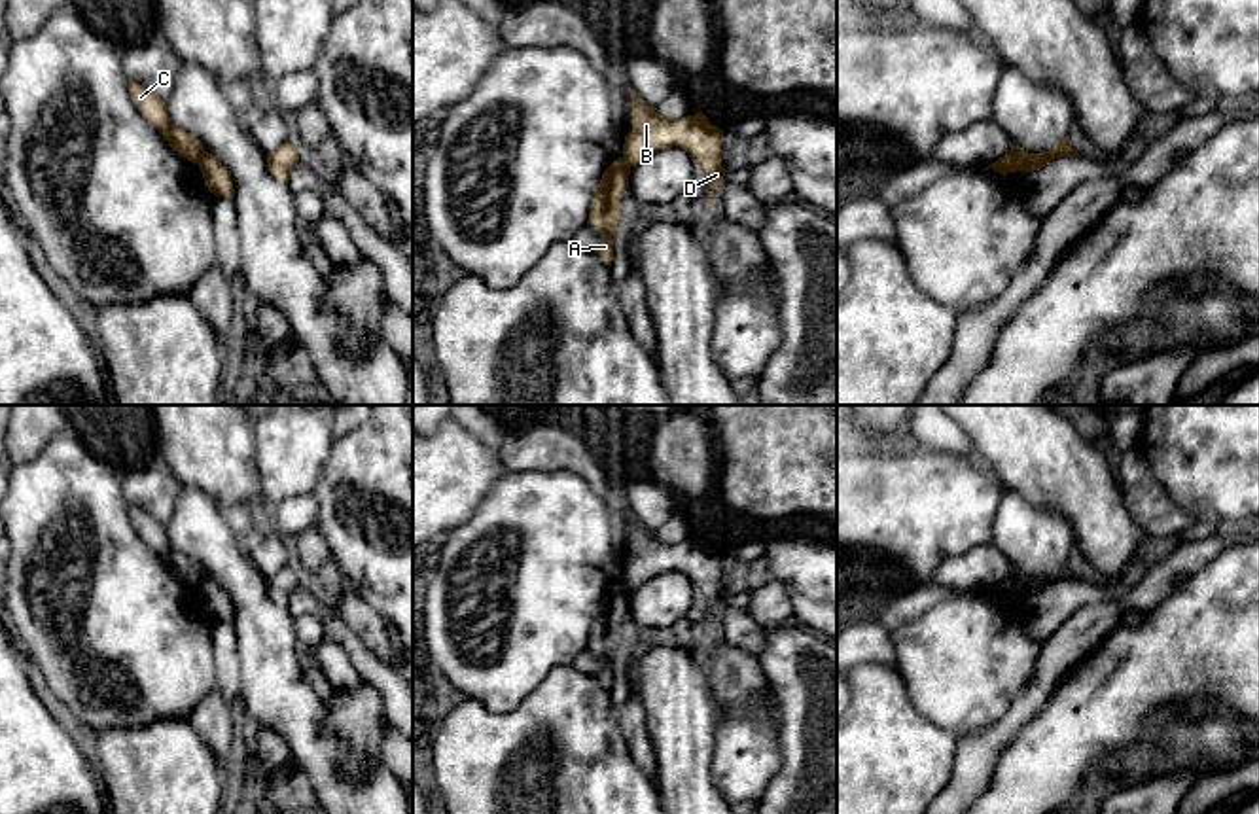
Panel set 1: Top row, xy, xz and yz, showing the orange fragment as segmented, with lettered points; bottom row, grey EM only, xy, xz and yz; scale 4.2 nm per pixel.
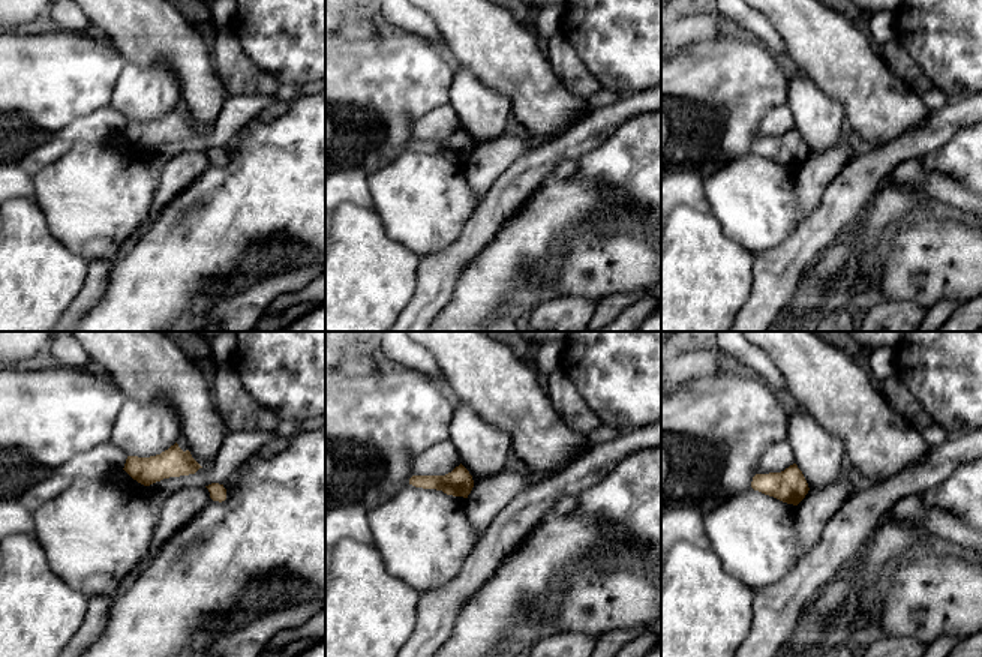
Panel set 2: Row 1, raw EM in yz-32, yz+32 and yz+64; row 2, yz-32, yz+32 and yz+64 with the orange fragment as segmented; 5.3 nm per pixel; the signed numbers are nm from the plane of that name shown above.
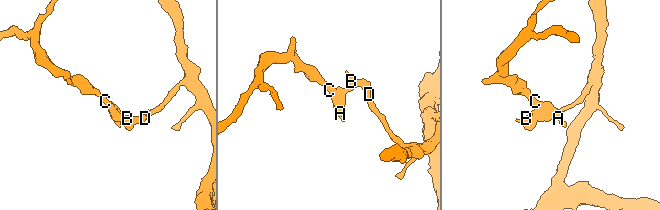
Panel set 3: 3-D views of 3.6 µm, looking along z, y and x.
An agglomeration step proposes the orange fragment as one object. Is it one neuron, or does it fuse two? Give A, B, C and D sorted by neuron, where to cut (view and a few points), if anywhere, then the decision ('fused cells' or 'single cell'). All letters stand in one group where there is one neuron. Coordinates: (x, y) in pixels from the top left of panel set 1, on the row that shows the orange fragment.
A C / B D | yz (1010, 152), (1019, 169) | fused cells

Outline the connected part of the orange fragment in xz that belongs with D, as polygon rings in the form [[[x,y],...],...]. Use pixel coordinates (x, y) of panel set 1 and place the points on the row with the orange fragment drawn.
[[[630,87],[632,131],[625,136],[623,159],[629,167],[644,161],[659,150],[680,146],[697,168],[704,170],[710,184],[710,204],[716,208],[718,186],[725,172],[721,168],[723,129],[712,125],[702,112],[683,119],[663,119]]]

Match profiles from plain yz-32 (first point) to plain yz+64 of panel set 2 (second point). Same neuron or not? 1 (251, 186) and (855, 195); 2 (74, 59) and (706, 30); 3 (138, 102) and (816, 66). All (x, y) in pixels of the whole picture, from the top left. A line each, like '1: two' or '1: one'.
1: two
2: two
3: two

